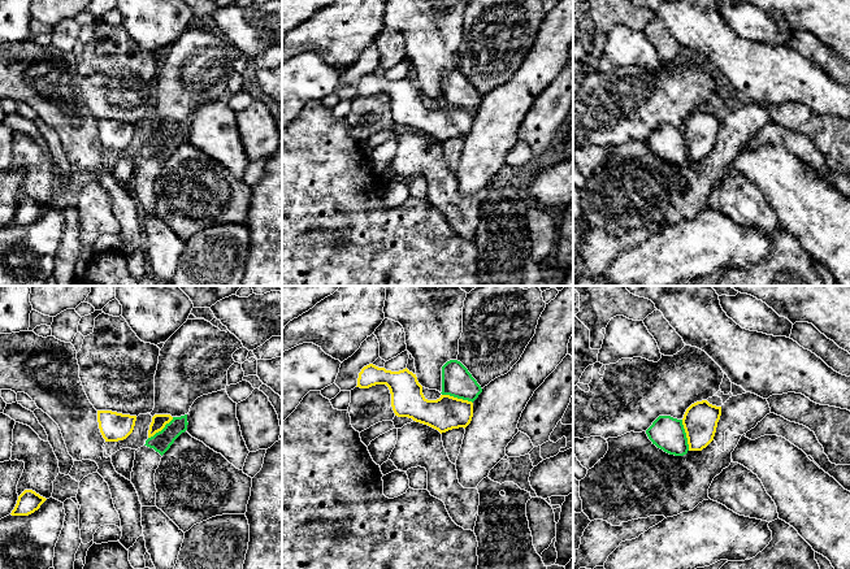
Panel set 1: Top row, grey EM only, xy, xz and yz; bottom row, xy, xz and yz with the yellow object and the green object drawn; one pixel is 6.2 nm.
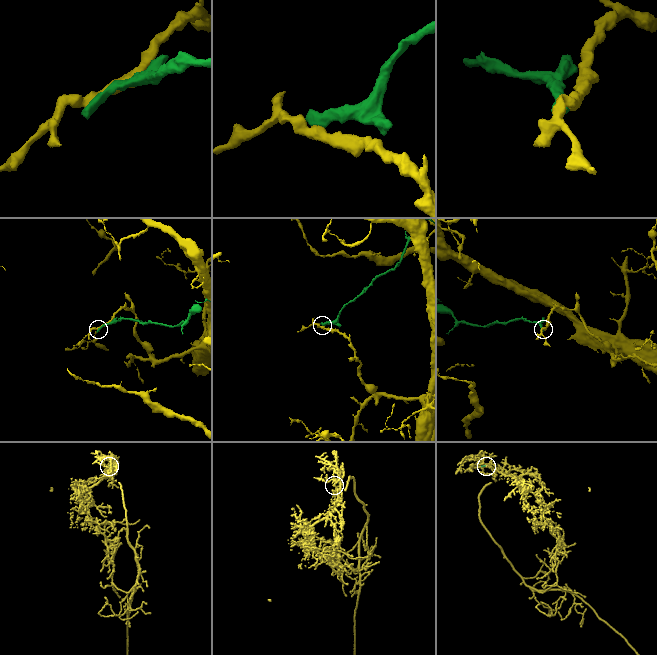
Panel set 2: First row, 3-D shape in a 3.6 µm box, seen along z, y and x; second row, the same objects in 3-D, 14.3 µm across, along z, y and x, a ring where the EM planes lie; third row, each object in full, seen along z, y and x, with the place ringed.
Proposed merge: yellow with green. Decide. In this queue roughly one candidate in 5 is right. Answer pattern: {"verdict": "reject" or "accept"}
{"verdict": "reject"}

